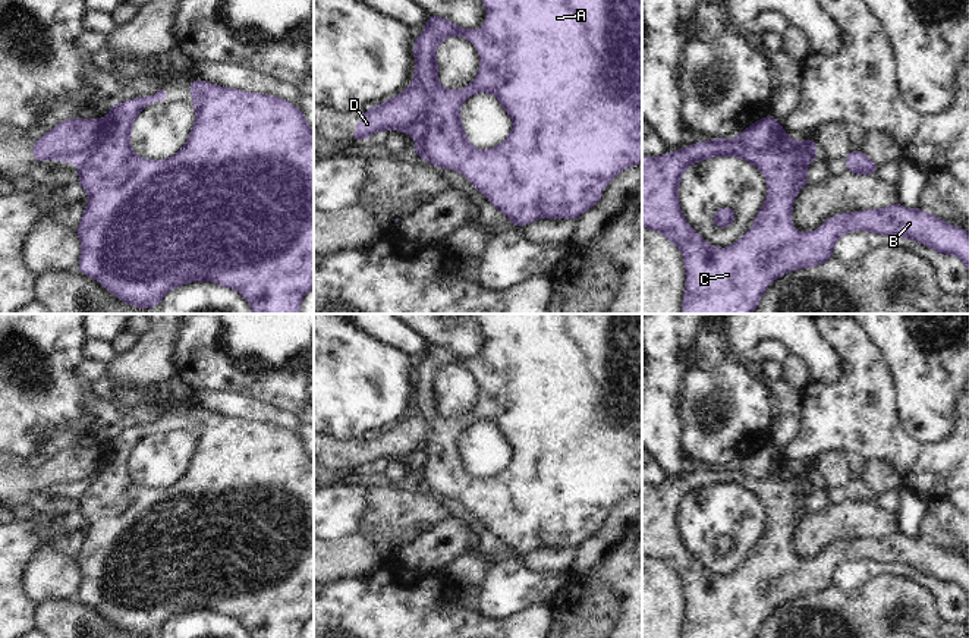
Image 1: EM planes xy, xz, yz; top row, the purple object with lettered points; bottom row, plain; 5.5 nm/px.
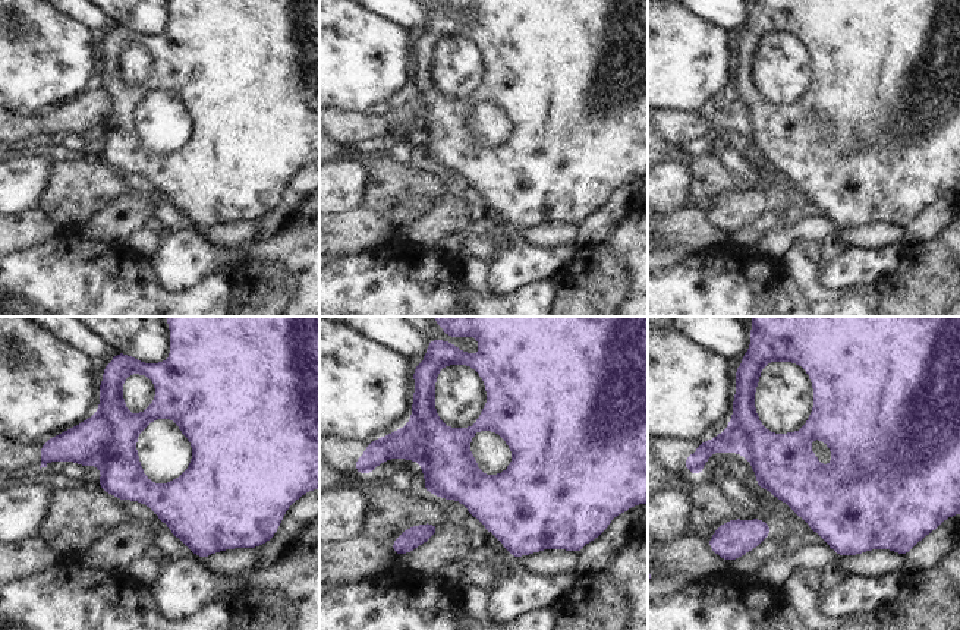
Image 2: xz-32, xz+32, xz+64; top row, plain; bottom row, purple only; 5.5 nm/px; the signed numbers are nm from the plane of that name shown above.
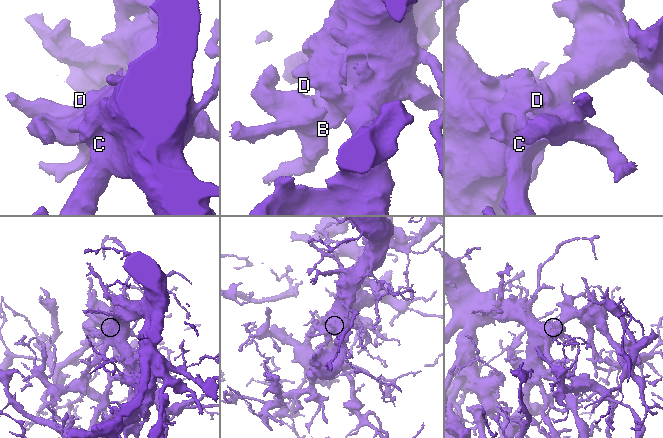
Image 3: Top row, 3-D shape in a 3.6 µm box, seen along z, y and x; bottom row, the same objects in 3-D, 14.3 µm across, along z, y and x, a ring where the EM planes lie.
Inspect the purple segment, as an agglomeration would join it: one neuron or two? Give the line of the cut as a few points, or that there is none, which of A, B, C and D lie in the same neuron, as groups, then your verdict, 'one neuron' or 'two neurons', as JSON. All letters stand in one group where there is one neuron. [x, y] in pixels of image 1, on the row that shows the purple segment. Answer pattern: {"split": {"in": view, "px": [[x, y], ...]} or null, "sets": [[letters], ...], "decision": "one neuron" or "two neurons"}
{"split": {"in": "xz", "px": [[419, 84], [430, 100], [430, 109], [412, 135]]}, "sets": [["A", "B", "C"], ["D"]], "decision": "two neurons"}

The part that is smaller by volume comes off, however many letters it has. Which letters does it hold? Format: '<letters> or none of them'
D

